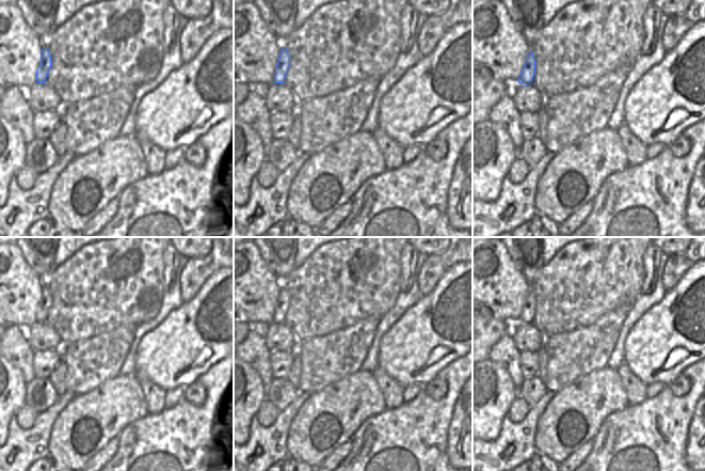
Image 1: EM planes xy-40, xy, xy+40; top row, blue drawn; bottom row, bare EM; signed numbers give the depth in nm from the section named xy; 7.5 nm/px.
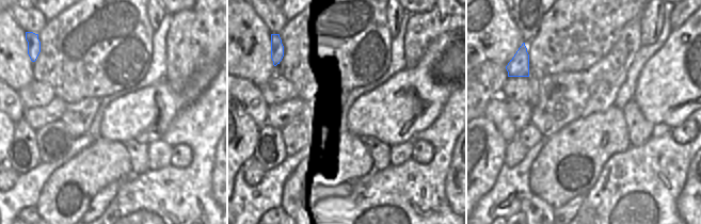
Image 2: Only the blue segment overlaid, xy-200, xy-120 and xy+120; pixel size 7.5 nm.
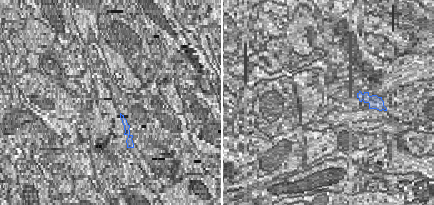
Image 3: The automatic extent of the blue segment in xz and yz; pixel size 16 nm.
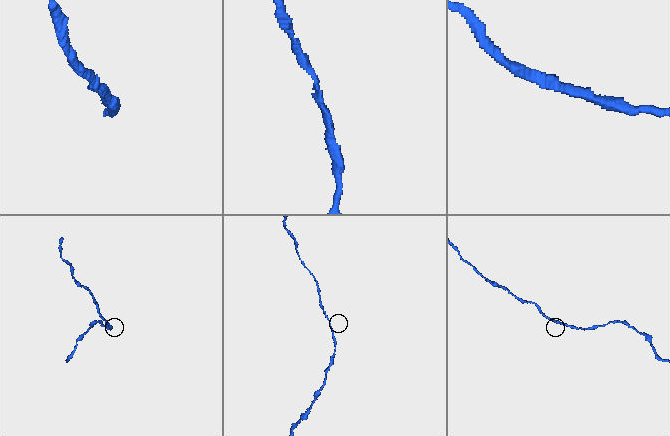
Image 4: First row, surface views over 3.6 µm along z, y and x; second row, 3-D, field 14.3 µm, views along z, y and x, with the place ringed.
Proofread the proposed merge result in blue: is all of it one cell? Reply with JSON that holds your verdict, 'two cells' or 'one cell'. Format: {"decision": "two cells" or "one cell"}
{"decision": "one cell"}

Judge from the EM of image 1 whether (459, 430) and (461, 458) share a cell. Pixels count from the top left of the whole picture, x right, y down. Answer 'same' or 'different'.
same

